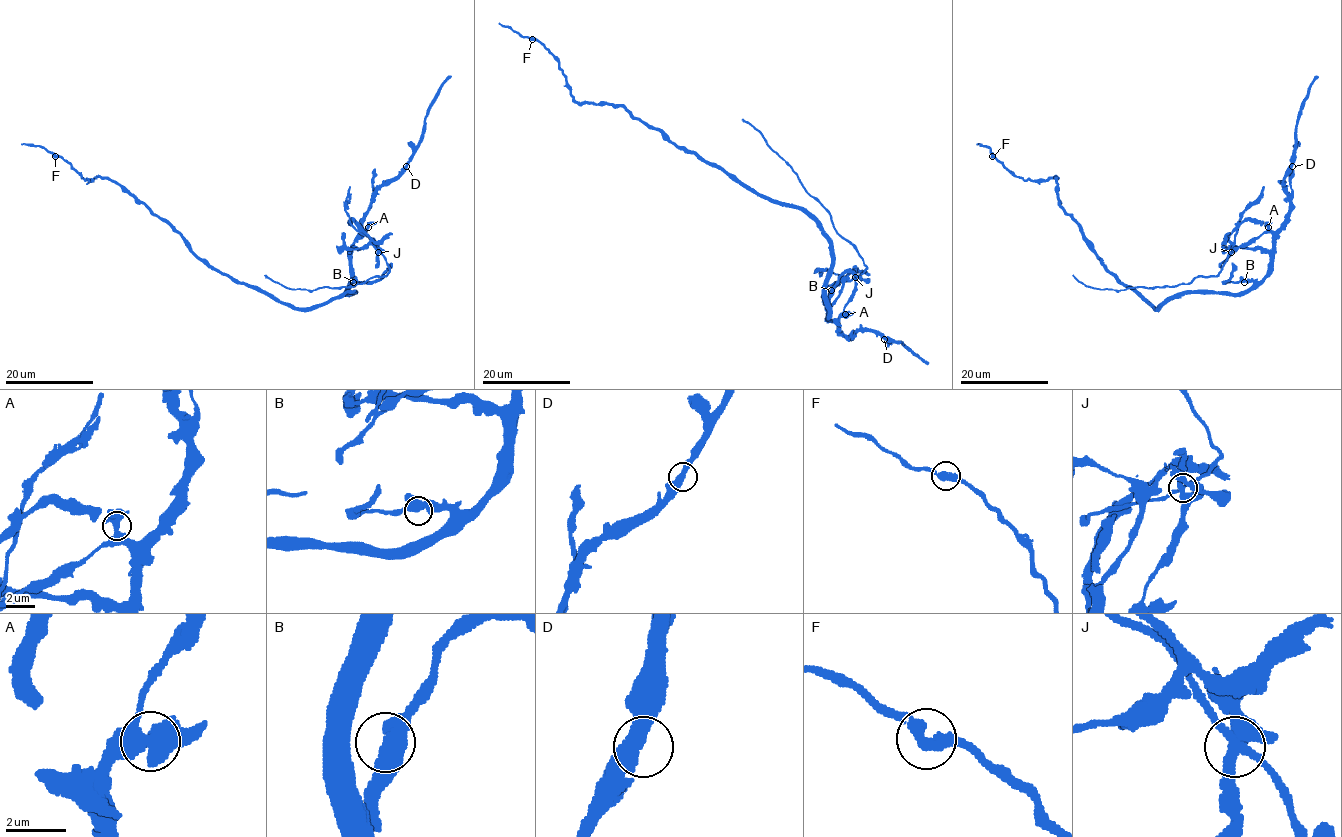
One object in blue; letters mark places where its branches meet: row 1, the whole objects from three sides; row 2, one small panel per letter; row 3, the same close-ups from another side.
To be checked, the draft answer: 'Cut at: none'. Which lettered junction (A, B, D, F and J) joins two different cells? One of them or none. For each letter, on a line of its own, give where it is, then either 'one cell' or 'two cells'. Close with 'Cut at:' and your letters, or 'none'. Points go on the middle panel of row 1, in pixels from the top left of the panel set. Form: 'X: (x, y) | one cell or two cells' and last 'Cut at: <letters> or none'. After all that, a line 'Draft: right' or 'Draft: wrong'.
A: (845, 314) | one cell
B: (831, 290) | one cell
D: (884, 339) | one cell
F: (532, 39) | one cell
J: (855, 277) | two cells
Cut at: J
Draft: wrong

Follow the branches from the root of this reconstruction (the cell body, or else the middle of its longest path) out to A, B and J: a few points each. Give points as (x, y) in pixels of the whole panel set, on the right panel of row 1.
A: (1165, 302), (1191, 292), (1237, 294), (1250, 290), (1269, 267), (1272, 234), (1268, 227)
B: (1165, 302), (1191, 292), (1237, 294), (1247, 290), (1254, 283), (1244, 282)
J: (1165, 302), (1191, 292), (1250, 290), (1267, 274), (1270, 255), (1233, 243), (1231, 252)

